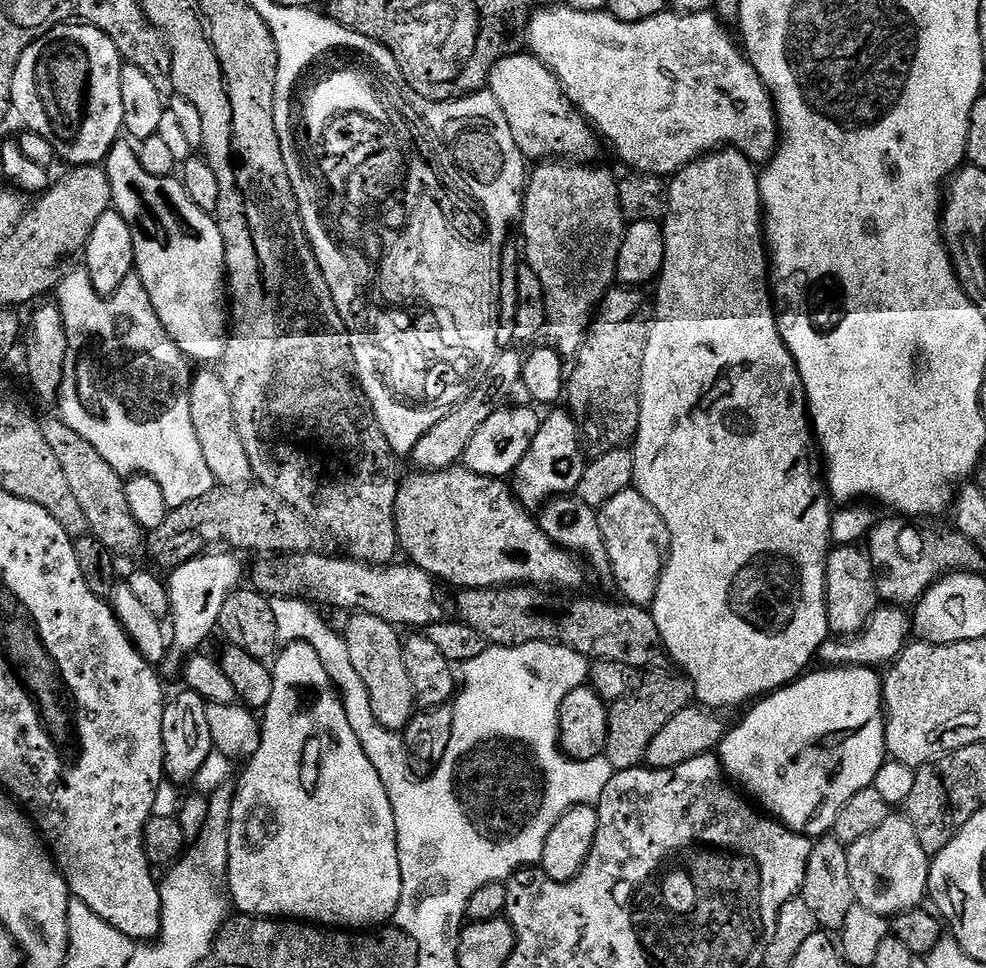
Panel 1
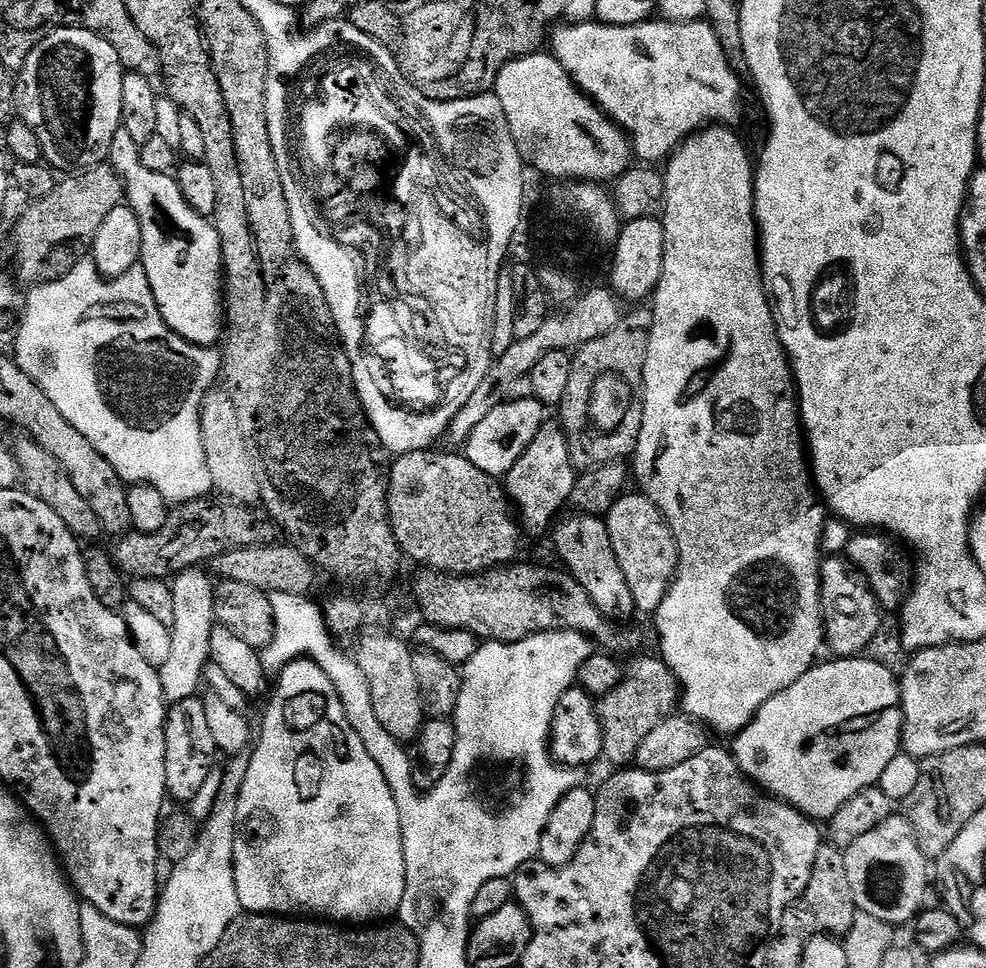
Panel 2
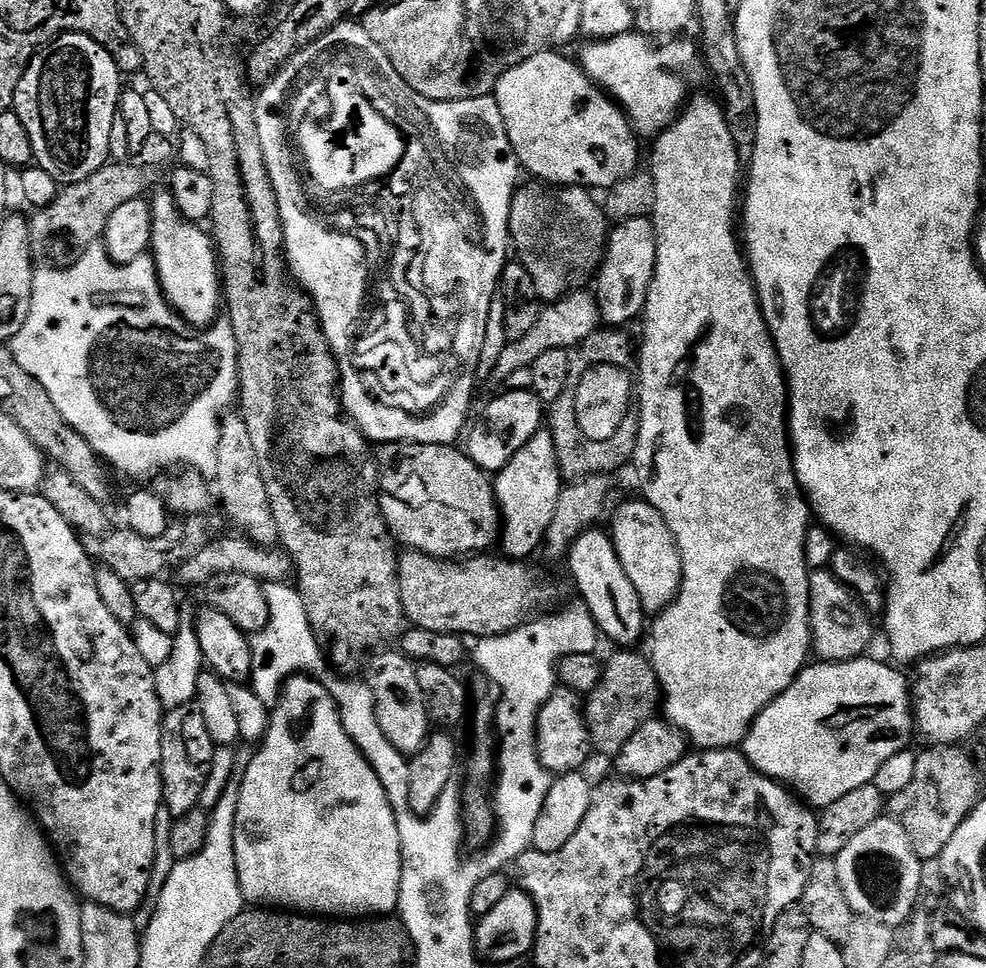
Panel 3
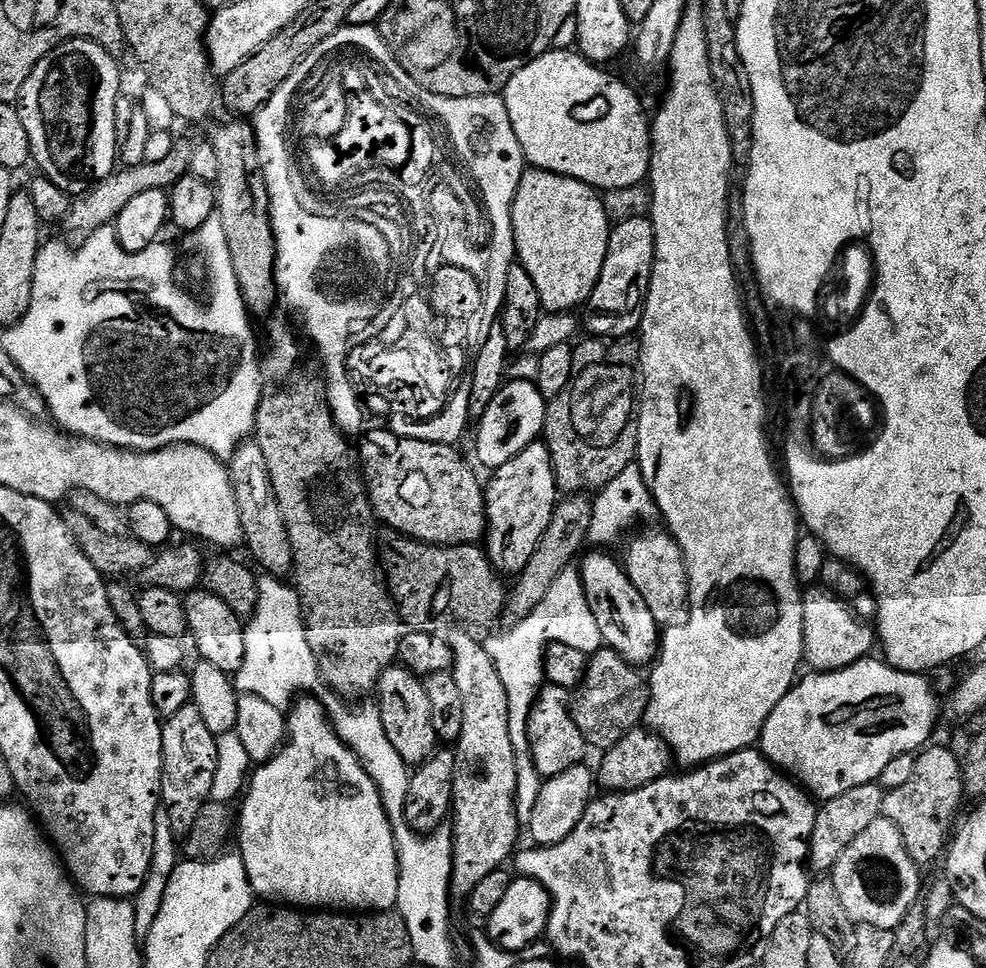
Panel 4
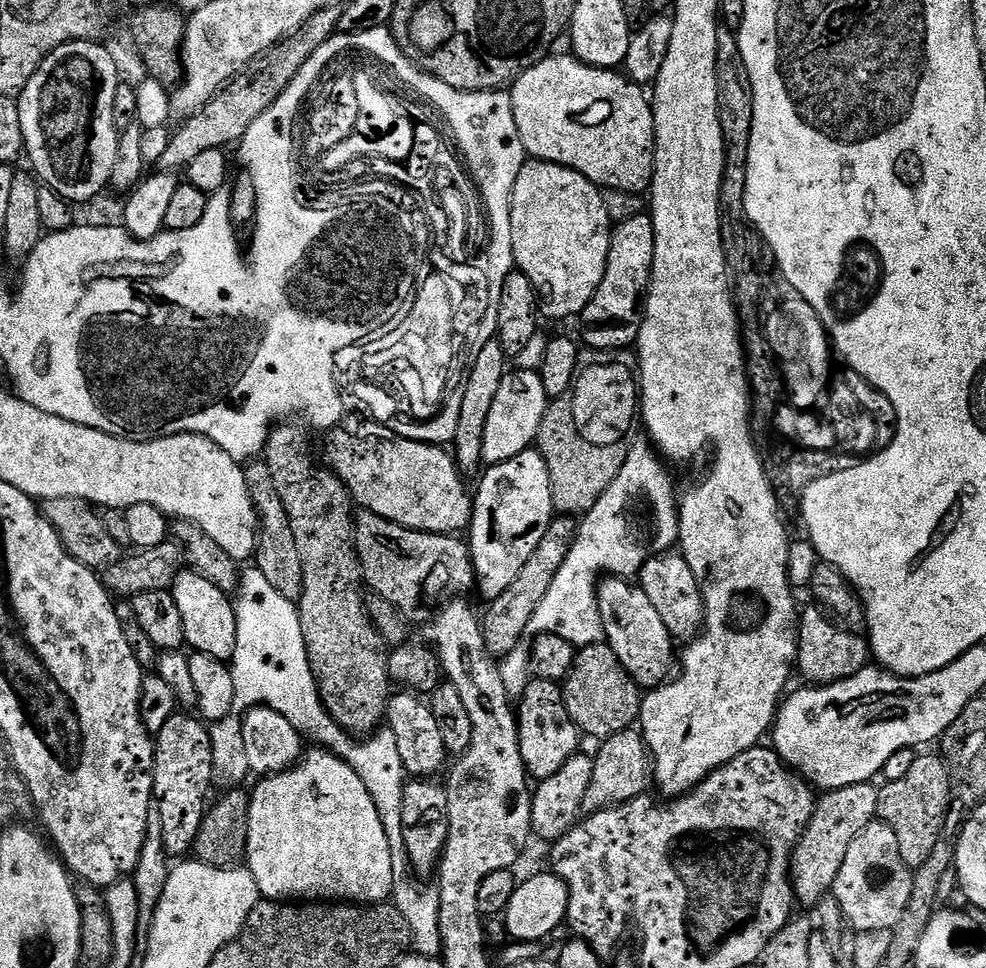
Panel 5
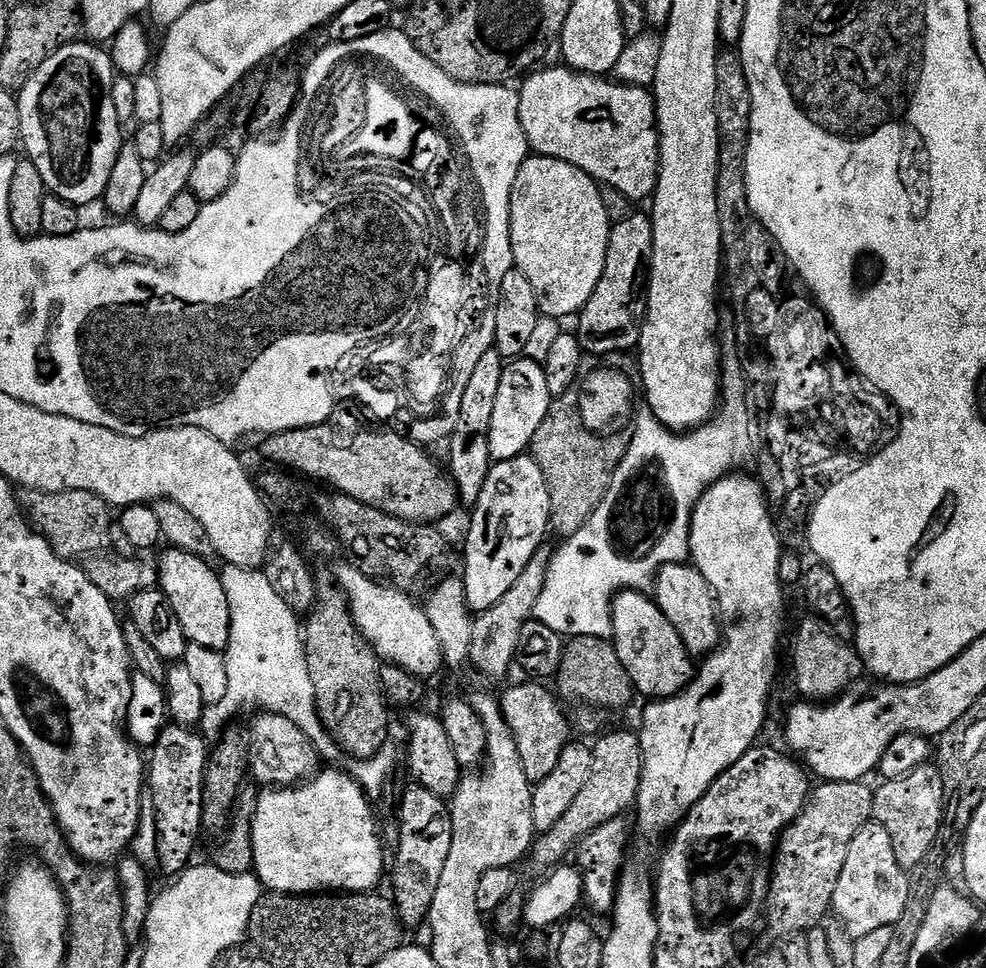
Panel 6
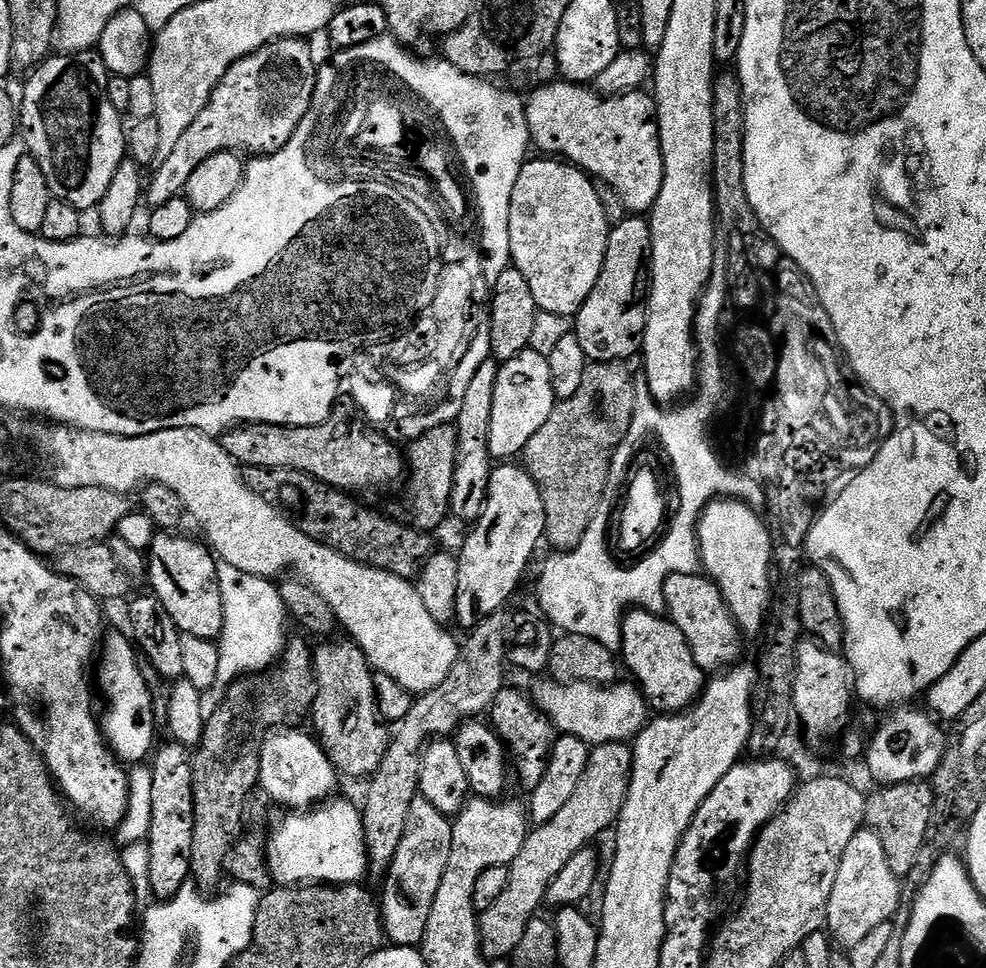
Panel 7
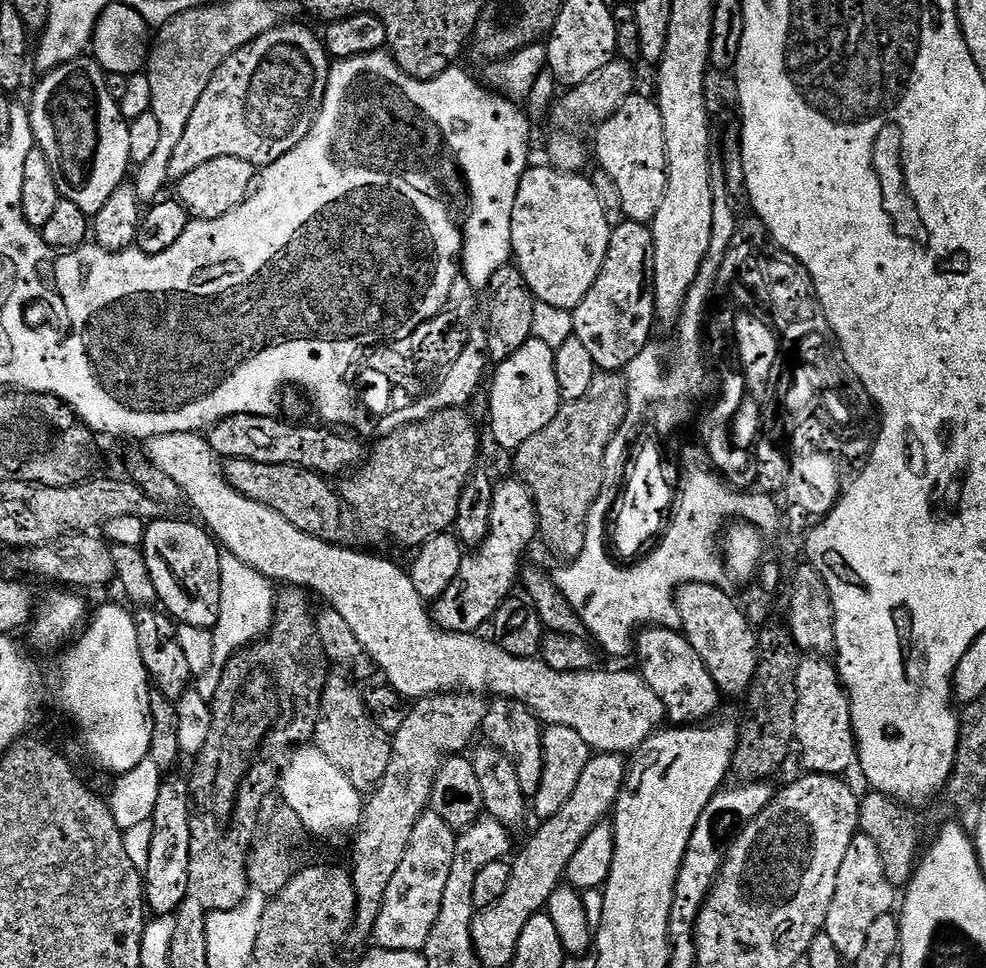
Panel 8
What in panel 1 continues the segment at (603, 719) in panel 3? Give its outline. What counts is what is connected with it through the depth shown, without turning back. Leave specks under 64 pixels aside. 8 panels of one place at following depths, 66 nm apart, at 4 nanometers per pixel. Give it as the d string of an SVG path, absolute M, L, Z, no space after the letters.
M652 670L641 679L636 689L615 701L608 710L608 741L604 747L604 756L617 772L641 767L645 763L644 755L654 739L654 734L678 714L693 703L692 682L683 674L671 676L664 670Z

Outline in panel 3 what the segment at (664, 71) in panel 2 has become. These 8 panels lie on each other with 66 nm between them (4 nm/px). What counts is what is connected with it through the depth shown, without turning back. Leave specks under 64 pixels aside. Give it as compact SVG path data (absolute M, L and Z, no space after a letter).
M633 30L625 36L585 43L578 63L584 73L623 108L641 137L655 138L670 128L681 115L689 99L687 80L692 76L692 68L701 66L702 56L698 48L696 53L695 46L684 40L688 38L672 38L660 43L638 33Z

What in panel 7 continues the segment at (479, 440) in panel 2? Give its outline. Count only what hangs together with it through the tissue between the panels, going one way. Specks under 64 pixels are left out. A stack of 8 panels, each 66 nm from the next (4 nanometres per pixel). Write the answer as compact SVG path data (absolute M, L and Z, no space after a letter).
M534 351L523 352L500 364L498 386L494 386L494 414L490 418L490 454L493 461L508 462L519 457L526 442L542 430L546 418L558 401L550 386L550 366L547 356Z

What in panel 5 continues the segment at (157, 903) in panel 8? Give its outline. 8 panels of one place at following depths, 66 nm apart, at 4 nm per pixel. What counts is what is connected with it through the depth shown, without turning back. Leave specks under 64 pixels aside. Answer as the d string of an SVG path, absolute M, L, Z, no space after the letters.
M172 715L166 726L155 733L156 761L152 771L152 799L154 811L162 822L162 846L172 858L187 857L195 849L198 830L209 803L208 791L212 788L212 780L214 781L214 754L209 725L195 715L180 715Z

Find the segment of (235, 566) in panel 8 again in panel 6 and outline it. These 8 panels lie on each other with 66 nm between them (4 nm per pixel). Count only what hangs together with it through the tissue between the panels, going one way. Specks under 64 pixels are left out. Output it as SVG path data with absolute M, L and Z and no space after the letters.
M225 567L222 572L226 598L230 602L230 642L224 652L226 662L226 694L222 702L207 705L204 709L204 717L200 719L199 731L205 740L216 742L225 735L224 727L239 714L243 708L260 708L265 713L274 716L285 716L294 722L302 734L310 740L316 748L319 757L332 760L338 756L338 745L334 737L324 727L320 711L316 709L314 698L314 686L310 682L310 674L306 666L306 654L304 653L304 641L302 639L302 624L297 613L292 611L286 602L270 586L270 582L264 577L263 571L249 570L247 568Z

